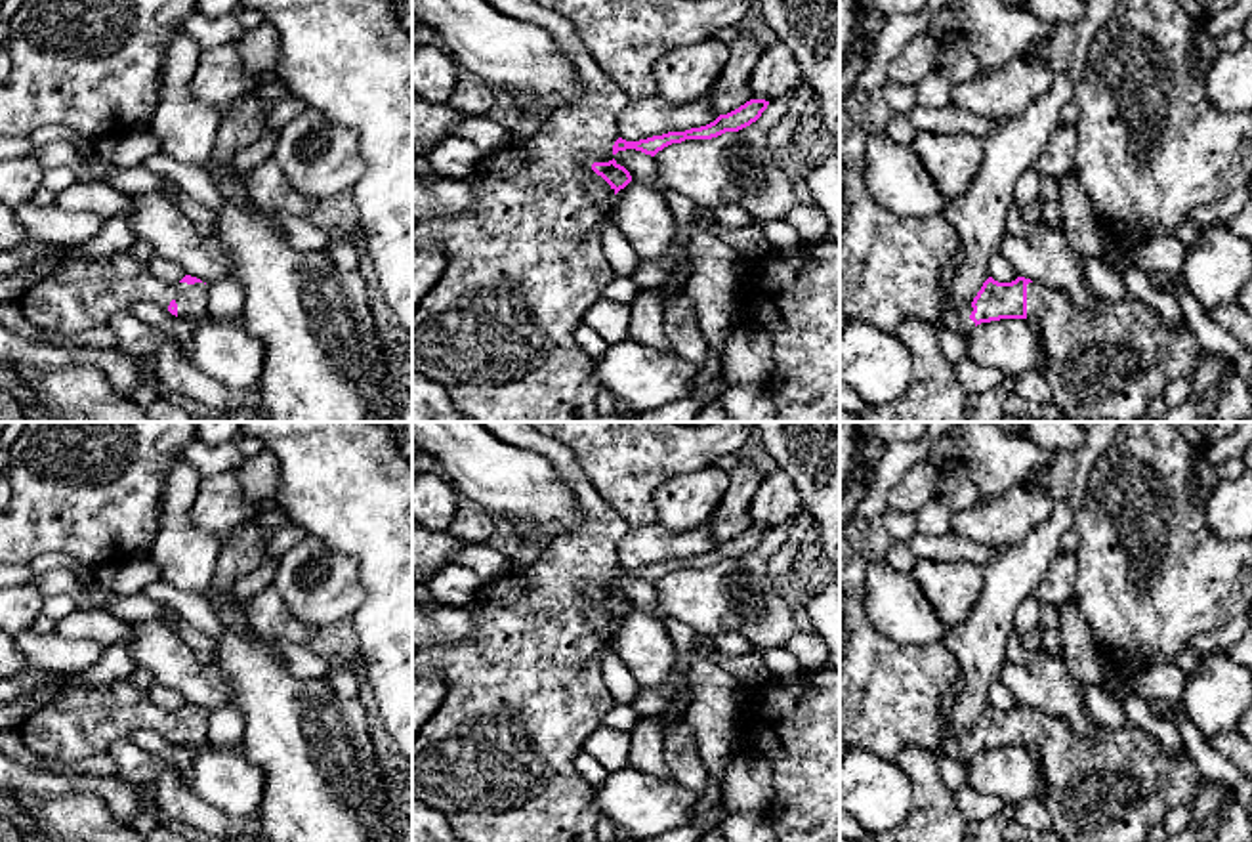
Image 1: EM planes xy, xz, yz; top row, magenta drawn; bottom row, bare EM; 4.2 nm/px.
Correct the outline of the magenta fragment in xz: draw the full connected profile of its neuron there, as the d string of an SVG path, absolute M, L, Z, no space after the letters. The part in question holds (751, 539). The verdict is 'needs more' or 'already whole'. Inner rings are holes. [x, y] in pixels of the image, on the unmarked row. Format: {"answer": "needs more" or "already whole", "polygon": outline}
{"answer": "needs more", "polygon": "M527 422L481 424L500 441L536 451L550 460L574 496L580 525L552 540L532 565L513 565L508 575L481 584L477 596L466 605L477 624L470 640L428 645L412 657L416 674L439 674L445 682L443 703L412 737L412 798L445 815L460 842L599 842L595 836L599 815L592 808L594 789L576 771L574 758L616 705L603 682L601 659L609 647L615 647L615 622L632 609L632 603L613 584L626 577L655 584L672 571L739 559L756 550L769 529L750 527L700 556L626 569L618 563L616 548L632 527L599 498L574 454ZM590 596L613 617L605 636L597 634L588 621L586 600Z"}

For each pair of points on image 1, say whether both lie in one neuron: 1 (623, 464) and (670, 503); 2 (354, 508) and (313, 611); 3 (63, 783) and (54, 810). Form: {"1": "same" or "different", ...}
{"1": "different", "2": "different", "3": "different"}

